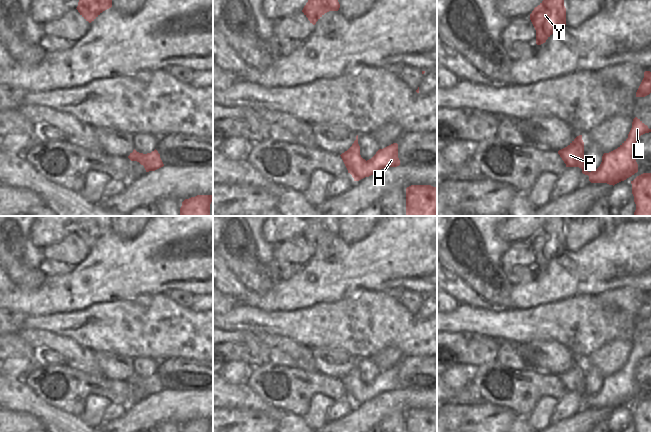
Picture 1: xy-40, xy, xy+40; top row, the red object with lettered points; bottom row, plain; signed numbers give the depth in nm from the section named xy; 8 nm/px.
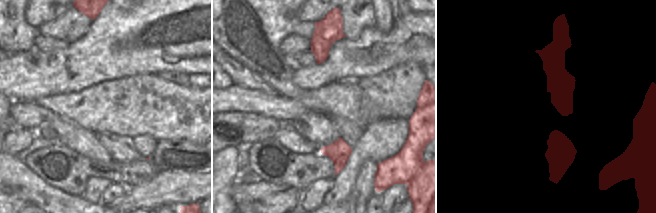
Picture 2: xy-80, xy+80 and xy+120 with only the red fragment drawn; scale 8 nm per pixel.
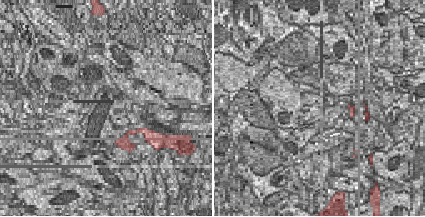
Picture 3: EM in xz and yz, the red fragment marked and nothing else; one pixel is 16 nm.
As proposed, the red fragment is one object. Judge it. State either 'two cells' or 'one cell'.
two cells

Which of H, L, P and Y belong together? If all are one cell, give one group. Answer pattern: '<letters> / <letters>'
H L / P Y

